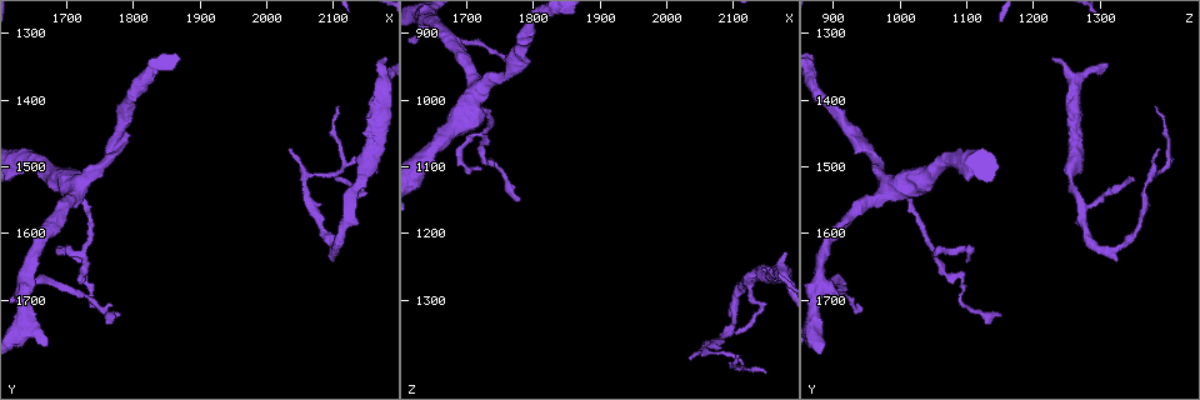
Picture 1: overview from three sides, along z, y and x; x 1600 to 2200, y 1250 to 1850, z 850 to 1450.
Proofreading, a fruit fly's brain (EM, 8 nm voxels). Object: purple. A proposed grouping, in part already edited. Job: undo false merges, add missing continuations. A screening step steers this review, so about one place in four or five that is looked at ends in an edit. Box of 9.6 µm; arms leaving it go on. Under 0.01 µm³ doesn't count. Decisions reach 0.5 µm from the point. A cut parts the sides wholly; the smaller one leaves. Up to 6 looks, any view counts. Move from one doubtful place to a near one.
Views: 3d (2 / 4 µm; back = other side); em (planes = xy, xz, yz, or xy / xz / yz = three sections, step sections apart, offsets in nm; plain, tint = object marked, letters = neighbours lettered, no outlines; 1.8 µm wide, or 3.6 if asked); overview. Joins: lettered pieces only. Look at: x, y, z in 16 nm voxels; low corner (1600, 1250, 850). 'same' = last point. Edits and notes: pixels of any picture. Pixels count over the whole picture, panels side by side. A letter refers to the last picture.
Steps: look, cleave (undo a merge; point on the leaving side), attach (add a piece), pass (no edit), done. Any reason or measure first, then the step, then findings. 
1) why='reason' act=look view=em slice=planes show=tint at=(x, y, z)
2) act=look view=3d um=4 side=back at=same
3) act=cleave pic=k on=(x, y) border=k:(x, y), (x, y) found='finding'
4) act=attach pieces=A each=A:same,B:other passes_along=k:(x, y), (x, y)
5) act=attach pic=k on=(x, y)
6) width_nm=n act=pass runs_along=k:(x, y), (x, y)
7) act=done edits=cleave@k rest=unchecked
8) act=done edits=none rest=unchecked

act=look view=3d um=2 at=(2145, 1540, 1315)

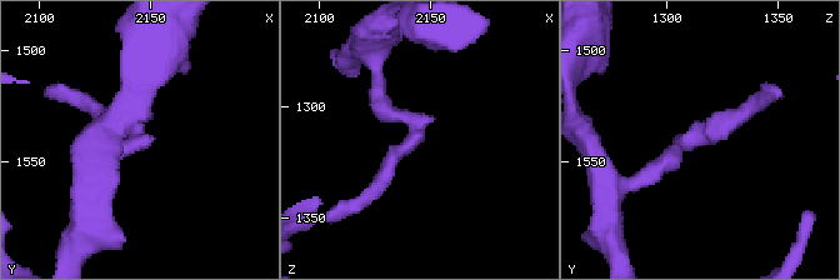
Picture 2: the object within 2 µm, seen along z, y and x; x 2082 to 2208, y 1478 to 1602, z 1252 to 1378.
act=look view=em slice=planes show=letters at=(2141, 1539, 1316)

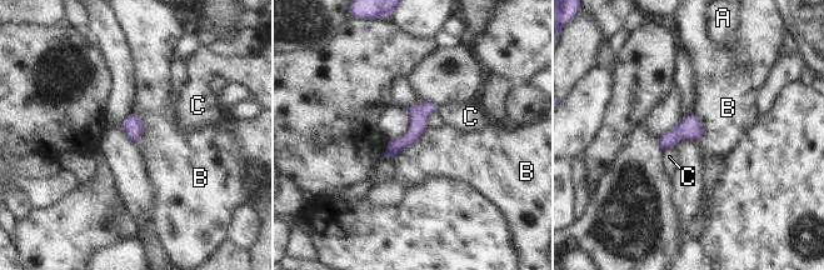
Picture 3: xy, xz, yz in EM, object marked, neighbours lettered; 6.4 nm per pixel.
act=pass each=A:other,B:other,C:other border=3:(428, 128), (415, 141), (394, 158) found='one neuron here'

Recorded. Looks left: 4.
why='four arms meet' act=look view=em slice=planes show=letters at=(1710, 1530, 990)

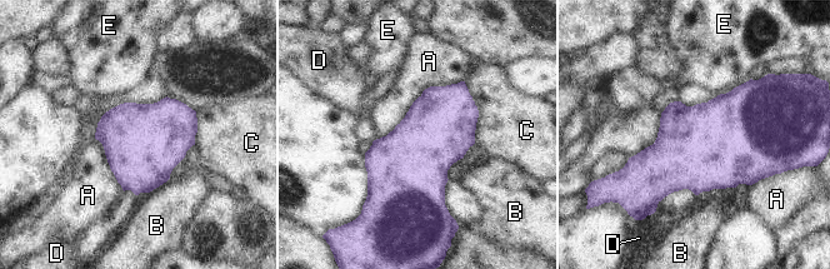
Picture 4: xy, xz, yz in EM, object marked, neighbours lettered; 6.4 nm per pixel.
longest_contact=A:700nm act=pass each=A:other,B:other,C:other,D:other,E:other border=4:(464, 80), (428, 86), (374, 140) found='one neuron here'

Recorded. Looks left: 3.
why='long arm stops here' act=look view=3d um=4 at=(1775, 1715, 1155)

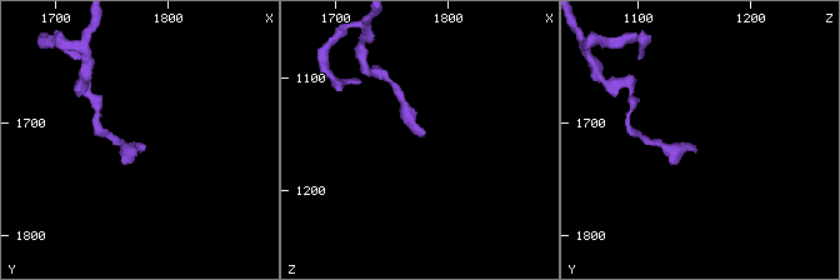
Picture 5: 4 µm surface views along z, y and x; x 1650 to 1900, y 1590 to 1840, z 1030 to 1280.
why='now the EM' act=look view=em slice=planes show=letters at=(1776, 1718, 1152)

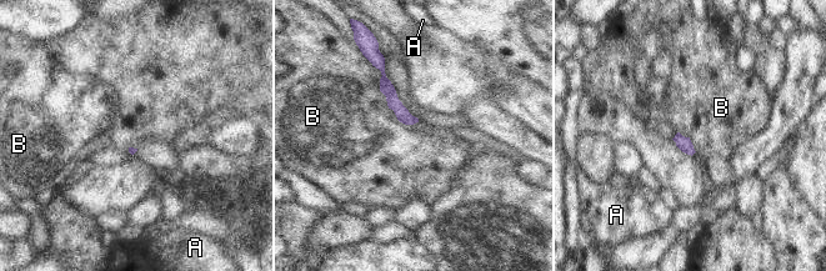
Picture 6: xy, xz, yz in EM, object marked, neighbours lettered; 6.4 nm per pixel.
act=pass each=A:other,B:other runs_along=6:(384, 80), (393, 103), (412, 120) found='no lettered piece goes on from it'

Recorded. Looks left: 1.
act=done edits=none rest=unchecked

